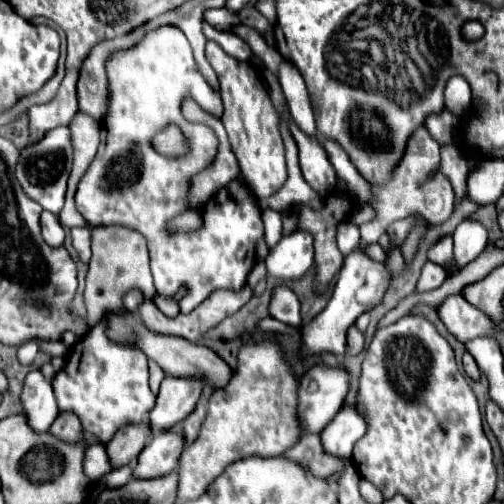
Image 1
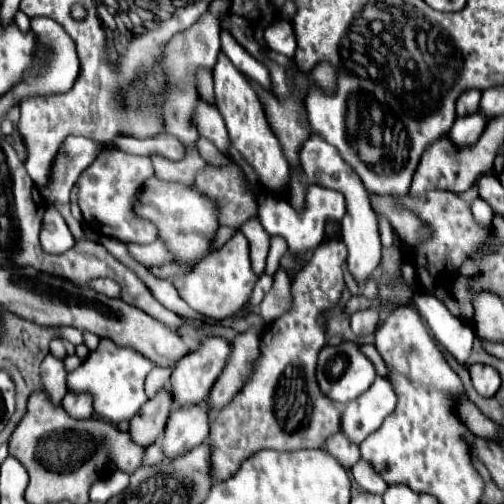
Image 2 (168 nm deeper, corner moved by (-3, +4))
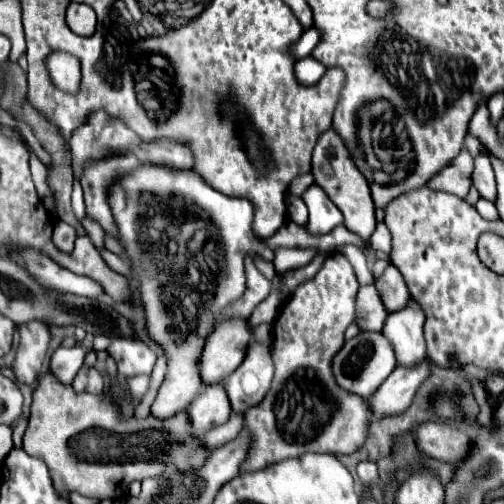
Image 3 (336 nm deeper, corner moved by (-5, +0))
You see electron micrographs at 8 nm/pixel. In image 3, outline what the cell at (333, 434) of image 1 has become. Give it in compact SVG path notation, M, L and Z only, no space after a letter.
M428 361L410 369L396 367L392 375L388 375L388 379L378 387L378 391L368 401L372 419L384 419L404 413L410 407L416 389L426 377L428 377Z

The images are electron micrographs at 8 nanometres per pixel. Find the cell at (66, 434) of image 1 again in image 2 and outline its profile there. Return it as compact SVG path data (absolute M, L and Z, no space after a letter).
M68 391L66 397L62 399L62 407L66 407L66 411L70 415L74 415L74 419L88 419L94 411L92 409L92 395Z

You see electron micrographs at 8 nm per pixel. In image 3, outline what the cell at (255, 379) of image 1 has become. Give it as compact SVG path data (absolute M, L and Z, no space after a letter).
M336 253L324 261L320 271L284 303L274 321L272 387L256 407L242 417L242 429L250 435L250 449L242 473L264 469L280 459L298 457L300 453L354 453L366 439L370 425L368 401L352 395L332 379L330 361L344 345L344 331L354 321L354 299L358 279L350 261Z

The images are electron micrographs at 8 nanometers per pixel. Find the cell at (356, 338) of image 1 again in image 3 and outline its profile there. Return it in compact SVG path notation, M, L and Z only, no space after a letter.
M374 285L358 289L356 295L356 325L360 331L382 331L388 311L384 309Z

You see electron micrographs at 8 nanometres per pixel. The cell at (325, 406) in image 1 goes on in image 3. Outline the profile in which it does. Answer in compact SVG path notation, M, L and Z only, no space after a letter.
M360 331L354 339L346 341L346 345L332 359L332 373L336 383L346 391L352 391L354 395L360 395L364 399L368 399L380 387L380 383L384 383L384 379L392 373L394 367L396 359L392 345L384 339L384 335L370 331Z

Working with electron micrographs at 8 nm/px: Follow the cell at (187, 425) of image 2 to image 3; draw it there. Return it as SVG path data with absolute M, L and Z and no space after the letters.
M222 383L204 387L200 395L190 403L186 413L190 419L192 435L196 435L196 439L202 437L210 427L224 425L230 419L230 403Z

